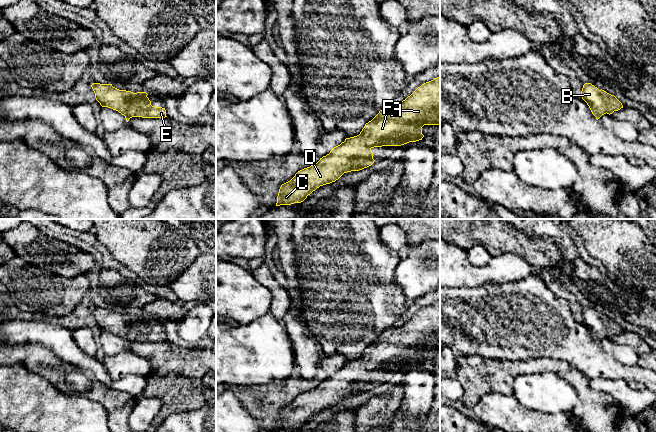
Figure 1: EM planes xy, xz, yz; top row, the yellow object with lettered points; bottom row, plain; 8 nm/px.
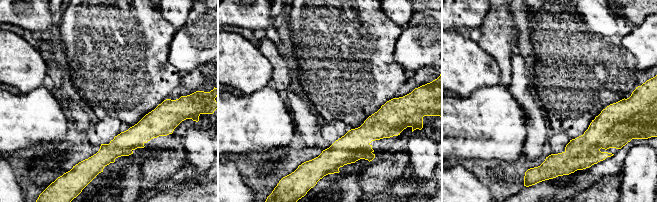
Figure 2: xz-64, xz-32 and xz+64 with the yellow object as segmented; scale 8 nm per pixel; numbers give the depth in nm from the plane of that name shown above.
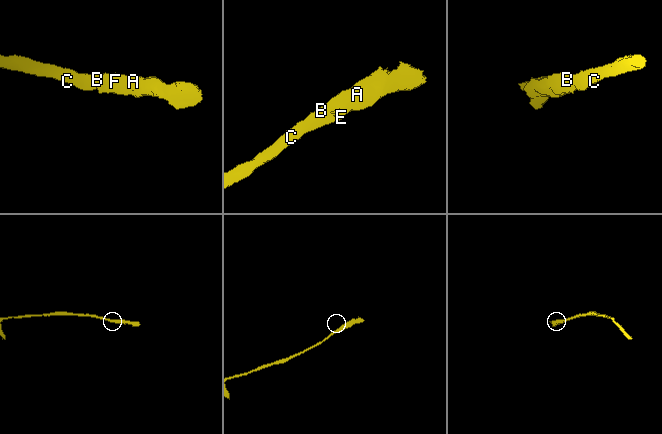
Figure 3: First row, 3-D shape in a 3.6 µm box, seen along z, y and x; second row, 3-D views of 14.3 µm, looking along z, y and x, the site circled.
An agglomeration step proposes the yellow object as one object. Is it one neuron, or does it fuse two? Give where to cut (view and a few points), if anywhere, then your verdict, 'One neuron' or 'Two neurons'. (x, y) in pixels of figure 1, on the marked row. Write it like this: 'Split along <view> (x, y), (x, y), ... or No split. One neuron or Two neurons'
No split. One neuron

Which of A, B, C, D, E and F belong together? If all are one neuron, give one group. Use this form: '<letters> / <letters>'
A B C D E F

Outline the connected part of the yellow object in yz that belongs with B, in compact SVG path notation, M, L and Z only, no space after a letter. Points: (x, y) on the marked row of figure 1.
M585 83L581 91L582 99L589 106L592 114L598 120L604 114L612 114L623 108L622 103L604 90L599 90L591 83Z

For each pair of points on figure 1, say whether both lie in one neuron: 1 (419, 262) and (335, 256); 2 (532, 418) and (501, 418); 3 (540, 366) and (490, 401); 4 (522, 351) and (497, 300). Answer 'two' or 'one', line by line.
1: two
2: one
3: two
4: one

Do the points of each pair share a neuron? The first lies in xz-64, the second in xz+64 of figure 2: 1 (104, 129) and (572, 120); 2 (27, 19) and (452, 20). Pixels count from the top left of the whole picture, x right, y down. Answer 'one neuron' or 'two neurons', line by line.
1: two neurons
2: one neuron

